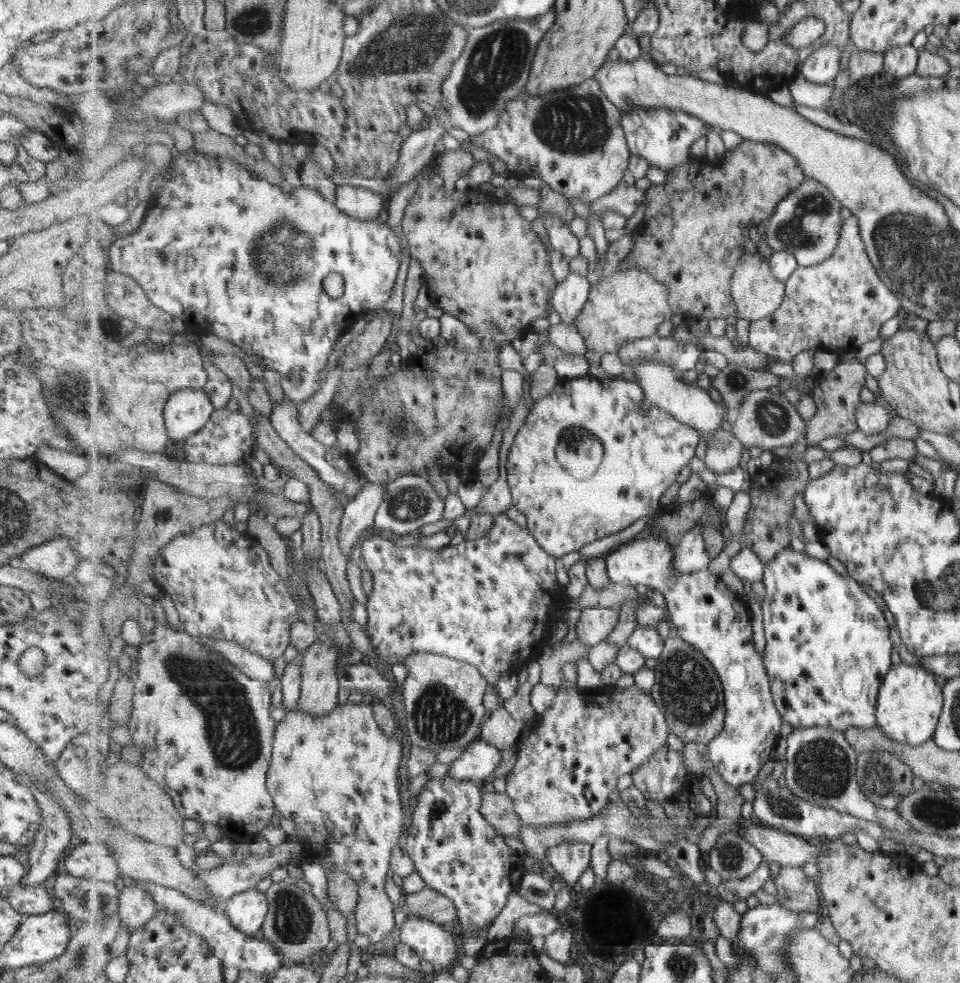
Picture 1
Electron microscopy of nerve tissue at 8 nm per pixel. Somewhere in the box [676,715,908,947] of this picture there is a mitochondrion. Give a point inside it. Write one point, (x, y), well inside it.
(822, 769)

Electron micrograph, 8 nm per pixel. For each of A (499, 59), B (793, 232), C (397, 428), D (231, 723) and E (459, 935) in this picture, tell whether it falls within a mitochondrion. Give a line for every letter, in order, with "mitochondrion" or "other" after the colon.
A: mitochondrion
B: mitochondrion
C: mitochondrion
D: mitochondrion
E: other

